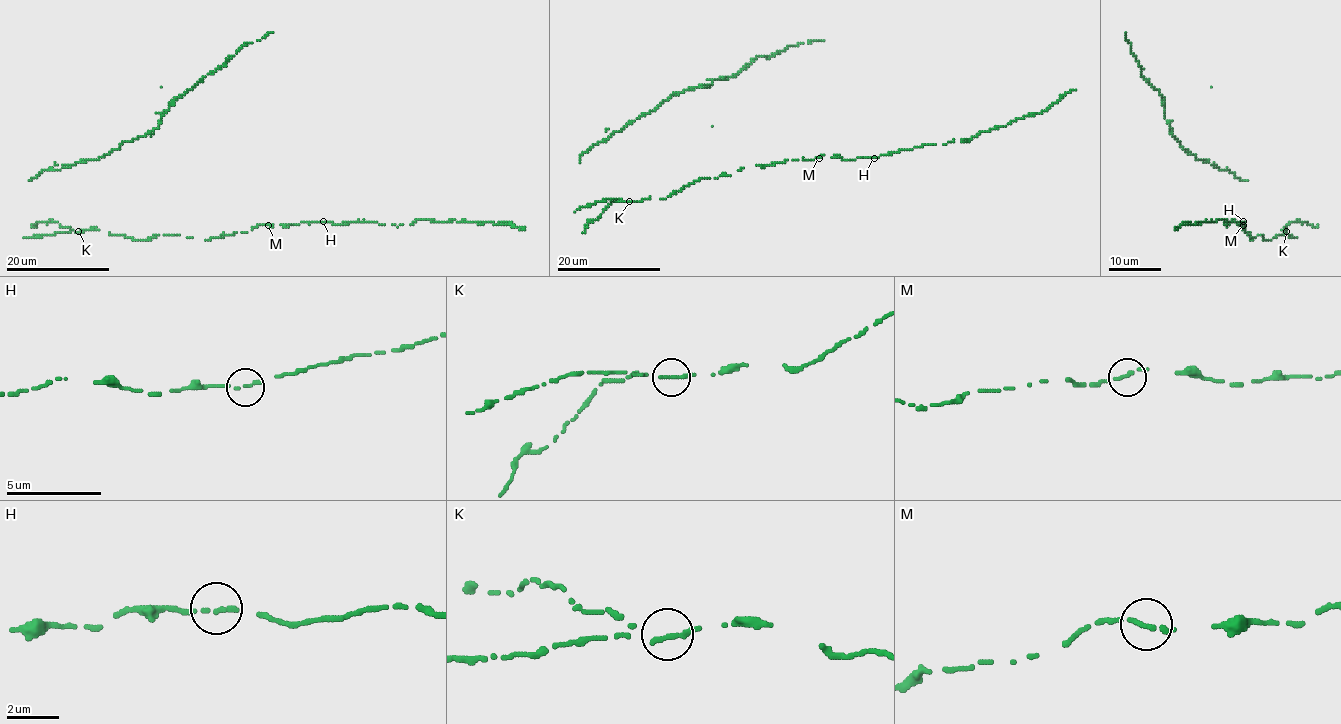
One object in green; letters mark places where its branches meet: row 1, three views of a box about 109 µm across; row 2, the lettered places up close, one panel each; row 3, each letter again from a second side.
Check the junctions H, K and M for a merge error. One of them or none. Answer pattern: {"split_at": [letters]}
{"split_at": ["K"]}

